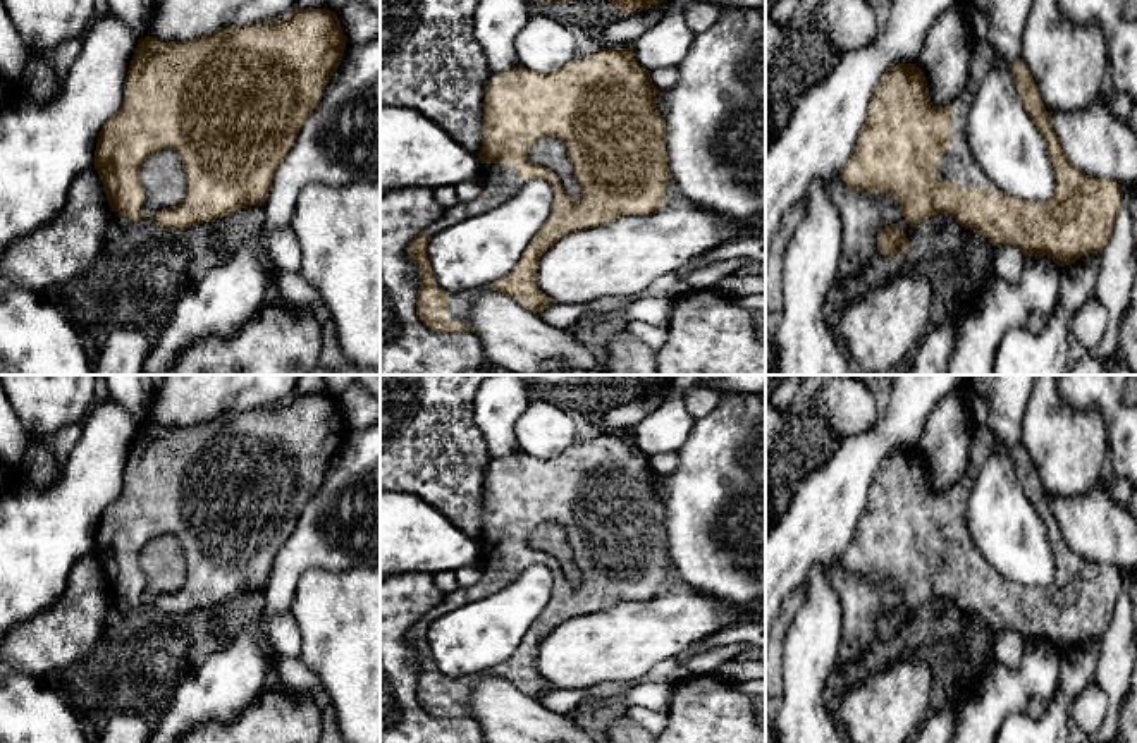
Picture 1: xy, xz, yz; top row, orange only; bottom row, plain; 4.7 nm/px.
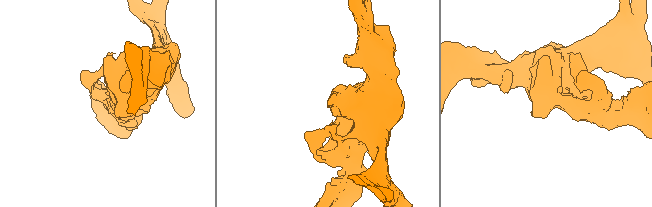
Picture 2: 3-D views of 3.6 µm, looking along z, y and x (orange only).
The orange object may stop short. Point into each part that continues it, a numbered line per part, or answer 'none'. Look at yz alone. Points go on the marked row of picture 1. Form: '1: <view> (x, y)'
1: yz (957, 164)

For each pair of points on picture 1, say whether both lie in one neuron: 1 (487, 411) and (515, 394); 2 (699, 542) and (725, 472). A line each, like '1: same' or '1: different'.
1: same
2: same

